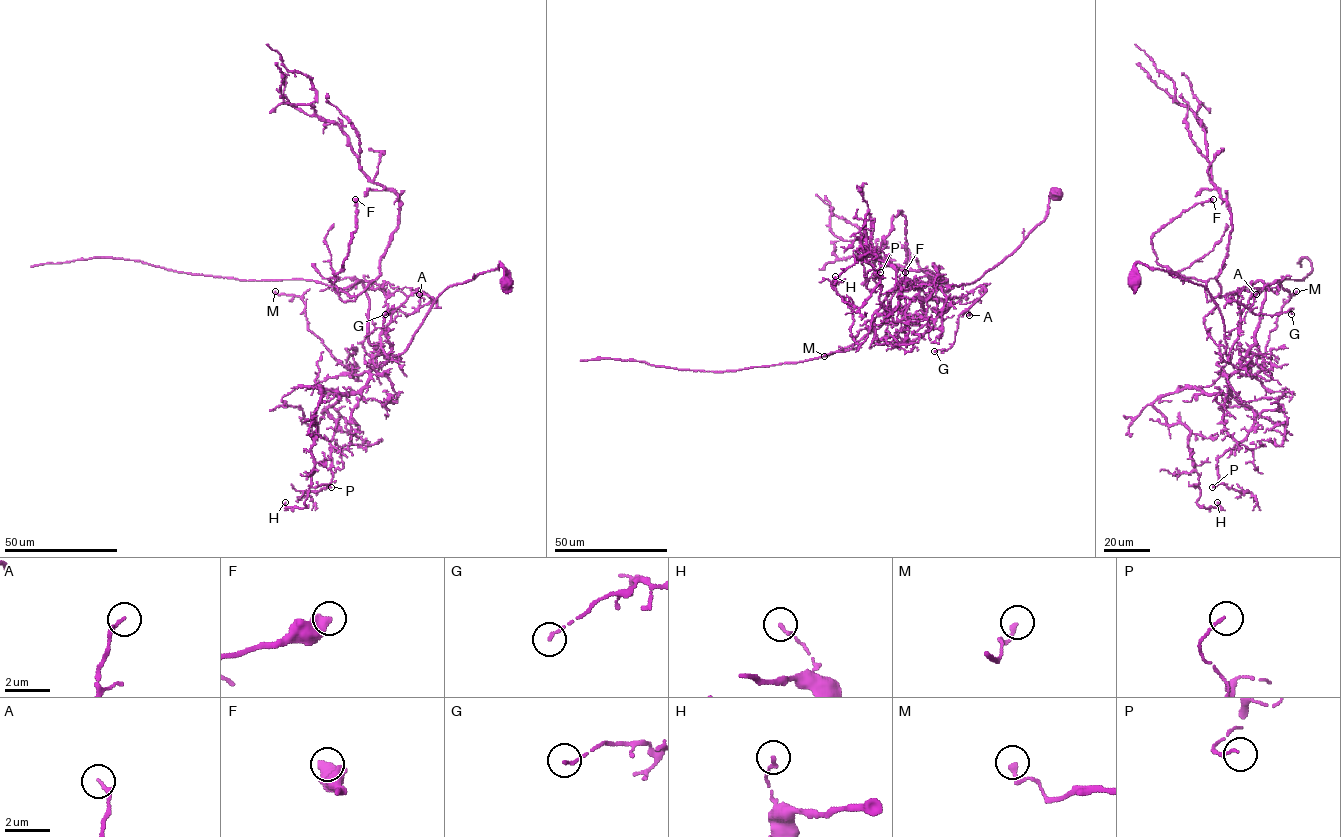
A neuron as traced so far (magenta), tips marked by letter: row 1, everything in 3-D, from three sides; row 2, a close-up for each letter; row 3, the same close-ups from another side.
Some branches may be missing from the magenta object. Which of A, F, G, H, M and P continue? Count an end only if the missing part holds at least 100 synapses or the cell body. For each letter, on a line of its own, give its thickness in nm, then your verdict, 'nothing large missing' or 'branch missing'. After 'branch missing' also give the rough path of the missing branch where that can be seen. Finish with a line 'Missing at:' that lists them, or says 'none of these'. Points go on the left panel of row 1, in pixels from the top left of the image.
A: calibre 140 nm; nothing large missing
F: calibre 600 nm; nothing large missing
G: calibre 120 nm; nothing large missing
H: calibre 150 nm; nothing large missing
M: calibre 190 nm; nothing large missing
P: calibre 90 nm; nothing large missing
Missing at: none of these

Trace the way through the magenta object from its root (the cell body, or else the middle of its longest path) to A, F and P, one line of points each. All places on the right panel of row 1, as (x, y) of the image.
A: (1136, 281), (1141, 263), (1203, 285), (1227, 360), (1241, 320), (1237, 293), (1225, 297), (1250, 308), (1256, 294)
F: (1136, 281), (1141, 263), (1203, 285), (1240, 366), (1264, 283), (1207, 301), (1151, 240), (1213, 199)
P: (1136, 281), (1138, 263), (1175, 273), (1221, 315), (1240, 367), (1229, 393), (1255, 421), (1212, 487)

